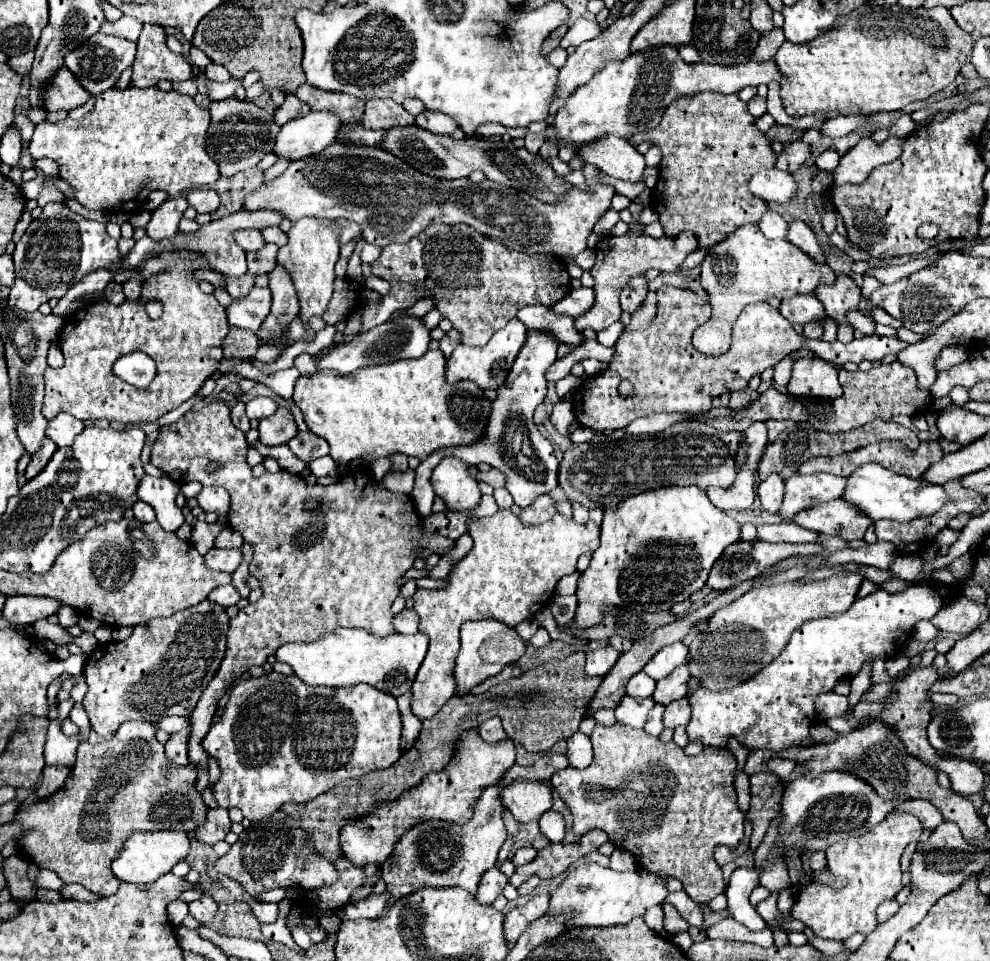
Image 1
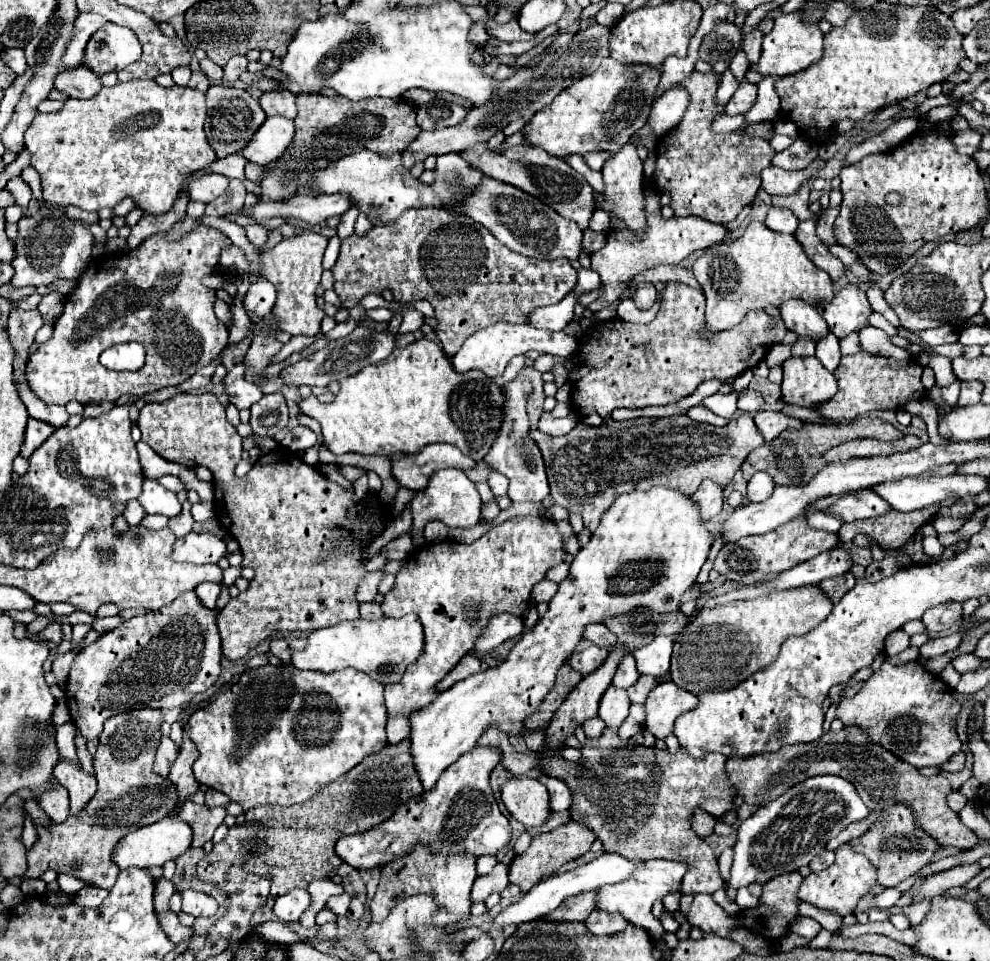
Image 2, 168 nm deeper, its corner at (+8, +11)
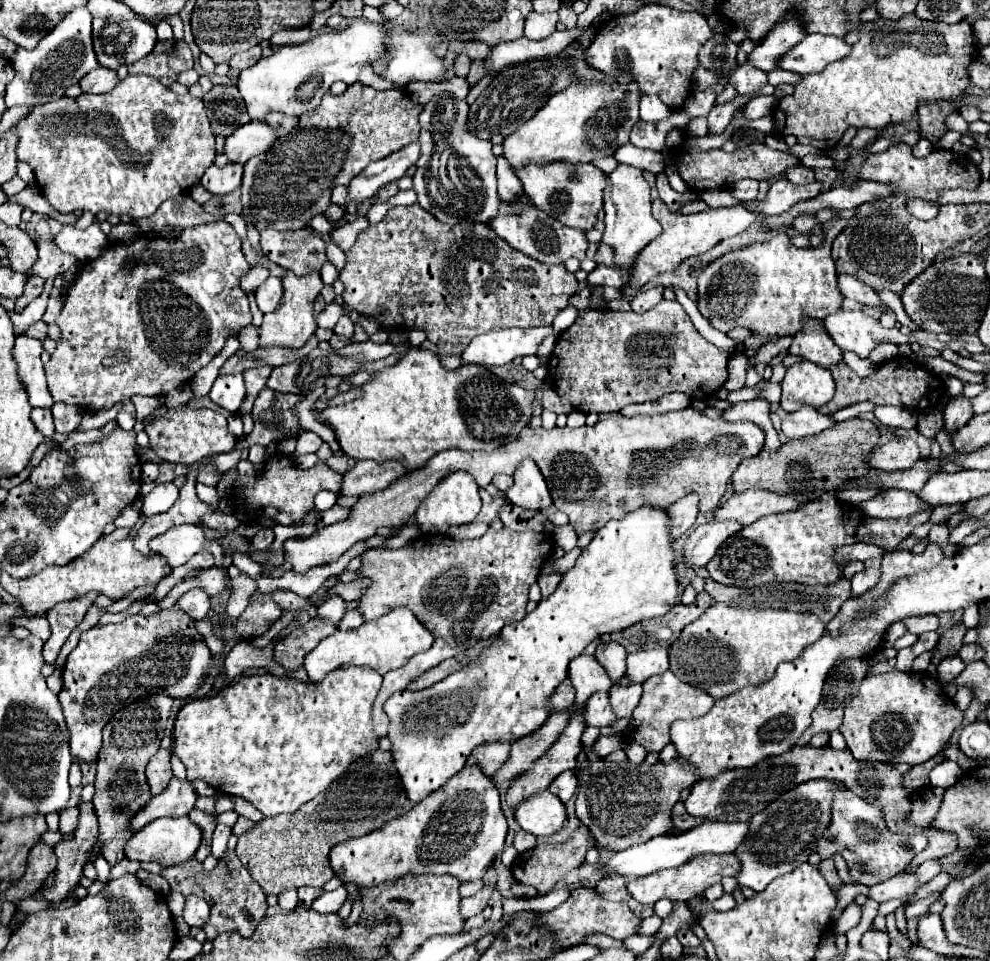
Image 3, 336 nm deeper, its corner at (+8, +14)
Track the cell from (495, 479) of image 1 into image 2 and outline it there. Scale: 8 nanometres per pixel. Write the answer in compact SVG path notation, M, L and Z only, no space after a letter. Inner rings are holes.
M433 443L421 449L415 455L405 455L401 459L391 461L391 475L407 489L421 491L427 487L429 477L447 467L457 469L471 469L475 461L471 457L465 457L455 445L449 443Z

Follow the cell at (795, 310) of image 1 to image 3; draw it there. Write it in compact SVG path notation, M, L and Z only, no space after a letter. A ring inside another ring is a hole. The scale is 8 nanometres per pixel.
M805 318L801 330L793 336L789 352L825 368L841 362L841 348L833 342L833 338L829 338L823 322L817 318Z

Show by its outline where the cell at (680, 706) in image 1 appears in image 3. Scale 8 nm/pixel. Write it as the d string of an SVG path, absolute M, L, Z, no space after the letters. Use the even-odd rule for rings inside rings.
M667 670L665 674L647 678L643 682L641 702L633 710L631 726L623 734L625 734L625 738L643 744L647 748L647 752L659 752L671 742L669 740L669 726L671 726L671 722L675 722L679 718L703 716L703 714L707 714L711 710L713 704L715 704L715 700L709 694L705 694L703 690L697 690L697 688L677 680L677 676L671 670Z

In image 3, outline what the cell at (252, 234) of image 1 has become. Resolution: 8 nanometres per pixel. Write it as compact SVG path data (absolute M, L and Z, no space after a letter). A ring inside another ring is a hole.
M273 228L261 230L263 254L285 270L293 270L297 276L309 270L321 270L325 258L325 246L315 232L293 230L277 232Z

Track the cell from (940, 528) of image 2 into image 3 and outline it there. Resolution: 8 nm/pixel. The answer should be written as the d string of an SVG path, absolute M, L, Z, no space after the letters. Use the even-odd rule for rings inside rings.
M933 524L933 526L931 526L931 532L929 532L929 540L931 540L931 542L943 544L943 542L947 542L947 536L949 536L947 524Z

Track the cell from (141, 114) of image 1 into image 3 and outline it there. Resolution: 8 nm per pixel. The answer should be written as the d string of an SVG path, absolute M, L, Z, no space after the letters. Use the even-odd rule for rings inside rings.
M125 76L121 82L117 82L117 86L107 92L107 94L81 94L77 98L59 98L55 102L49 104L41 104L35 106L33 112L21 120L17 124L19 128L19 144L17 144L17 158L27 162L37 178L37 184L41 188L41 194L47 198L47 202L61 214L67 212L75 212L75 210L89 210L93 214L97 212L107 212L107 214L117 214L117 216L131 216L131 218L149 218L155 214L155 210L169 198L175 198L183 192L187 192L191 188L191 184L195 180L199 180L203 176L203 172L213 164L215 160L215 136L211 132L209 126L209 118L205 114L205 106L201 98L193 98L191 94L185 96L177 96L173 94L167 86L163 86L157 78L153 76Z

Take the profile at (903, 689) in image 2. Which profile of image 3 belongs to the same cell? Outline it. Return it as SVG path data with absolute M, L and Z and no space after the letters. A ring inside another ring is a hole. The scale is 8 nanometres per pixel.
M891 670L867 676L861 682L859 694L845 708L839 732L845 736L847 748L857 760L907 762L915 766L937 756L949 744L949 738L961 722L963 712L943 692L937 678L927 672Z

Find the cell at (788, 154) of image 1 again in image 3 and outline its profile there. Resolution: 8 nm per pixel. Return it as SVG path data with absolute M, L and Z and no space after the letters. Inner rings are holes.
M795 164L795 166L789 166L785 170L785 178L791 180L793 184L811 184L815 180L815 174L811 168L807 168L805 164Z

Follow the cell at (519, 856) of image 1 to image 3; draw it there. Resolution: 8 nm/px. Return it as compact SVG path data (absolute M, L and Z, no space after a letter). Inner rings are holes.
M519 830L517 836L515 836L515 848L517 848L519 854L521 854L521 852L527 852L527 850L531 850L531 848L535 848L535 842L537 842L537 838L535 838L533 834L525 832L525 830Z

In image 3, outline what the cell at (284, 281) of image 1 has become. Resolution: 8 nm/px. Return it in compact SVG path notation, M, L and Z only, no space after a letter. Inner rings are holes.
M257 366L257 368L253 368L253 370L245 370L245 372L243 372L245 386L247 386L247 396L245 396L245 402L243 402L239 414L249 414L249 412L251 412L253 400L255 400L257 394L265 388L267 378L271 376L271 372L273 372L273 366Z

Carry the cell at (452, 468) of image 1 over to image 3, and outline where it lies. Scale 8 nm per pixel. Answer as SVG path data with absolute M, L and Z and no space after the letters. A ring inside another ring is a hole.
M451 472L447 474L431 492L429 496L419 504L415 518L421 526L423 532L431 534L443 534L447 532L449 526L453 524L467 524L475 518L475 514L481 510L481 496L479 496L479 486L475 478L469 472Z

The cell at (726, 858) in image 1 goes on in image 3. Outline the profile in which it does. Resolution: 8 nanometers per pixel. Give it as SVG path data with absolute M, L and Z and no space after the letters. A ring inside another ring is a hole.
M677 802L677 806L673 808L673 824L675 824L677 830L691 830L691 828L703 824L703 822L705 822L705 818L701 820L701 818L693 818L693 816L689 816L689 814L685 812L683 802Z

